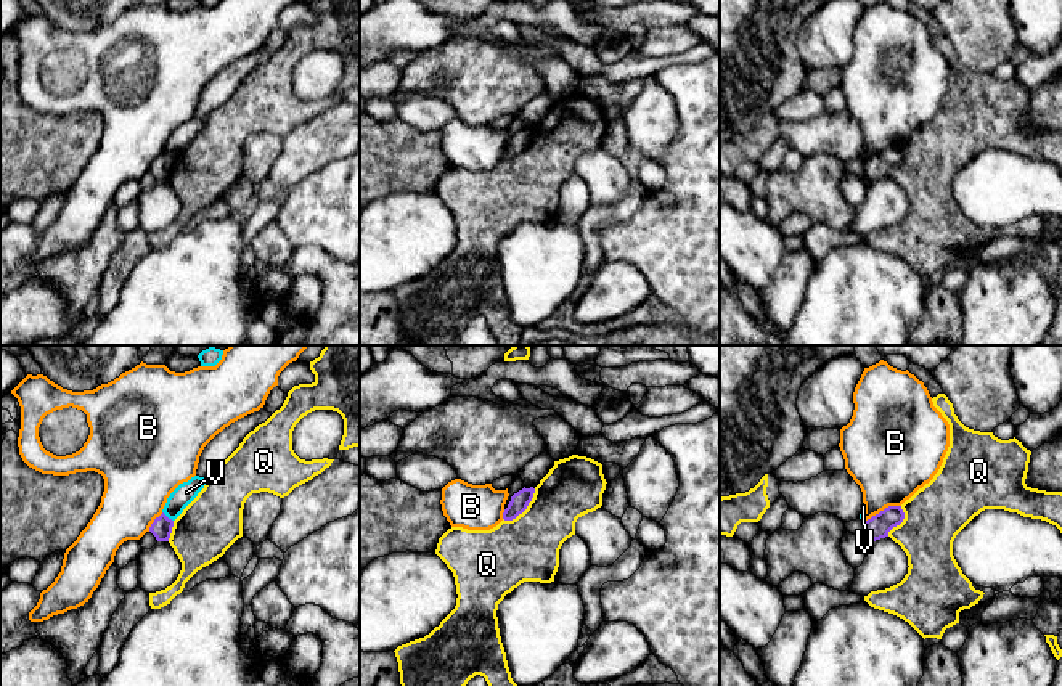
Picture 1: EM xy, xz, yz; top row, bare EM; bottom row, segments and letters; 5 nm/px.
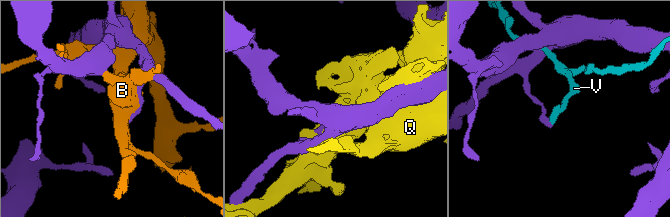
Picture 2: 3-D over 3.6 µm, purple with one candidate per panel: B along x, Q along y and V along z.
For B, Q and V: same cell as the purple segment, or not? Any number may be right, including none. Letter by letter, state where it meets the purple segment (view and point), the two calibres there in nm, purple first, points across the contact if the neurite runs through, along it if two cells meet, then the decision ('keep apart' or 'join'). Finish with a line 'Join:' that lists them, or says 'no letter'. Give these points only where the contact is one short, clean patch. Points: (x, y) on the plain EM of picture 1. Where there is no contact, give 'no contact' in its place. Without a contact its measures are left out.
B: yz (881, 151) | 120/380 nm | keep apart
Q: xz (524, 150) | 90/320 nm | keep apart
V: xy (166, 156) | 100/100 nm | keep apart
Join: no letter

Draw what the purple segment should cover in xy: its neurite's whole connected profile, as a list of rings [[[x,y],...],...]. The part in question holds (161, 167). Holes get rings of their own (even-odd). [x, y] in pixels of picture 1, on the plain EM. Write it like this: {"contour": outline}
{"contour": [[[162,153],[159,157],[154,159],[149,172],[156,177],[157,182],[169,182],[172,167],[174,161]]]}

